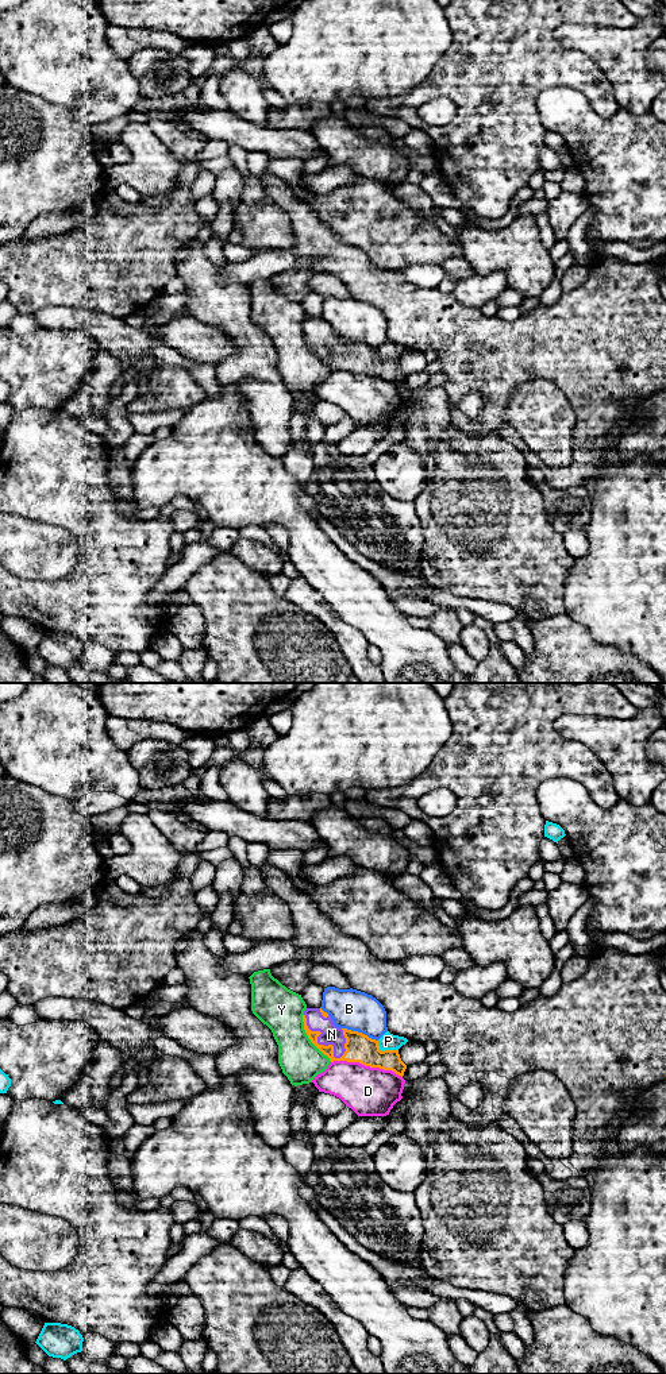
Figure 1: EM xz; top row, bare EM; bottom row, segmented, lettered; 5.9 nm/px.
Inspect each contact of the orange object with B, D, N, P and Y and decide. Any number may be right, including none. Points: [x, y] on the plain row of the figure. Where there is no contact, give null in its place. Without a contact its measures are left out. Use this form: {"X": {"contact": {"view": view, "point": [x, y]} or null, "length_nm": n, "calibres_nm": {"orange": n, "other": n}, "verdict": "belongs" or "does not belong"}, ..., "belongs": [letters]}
{"B": {"contact": {"view": "xz", "point": [360, 342]}, "length_nm": 240, "calibres_nm": {"orange": 170, "other": 240}, "verdict": "does not belong"}, "D": {"contact": {"view": "xz", "point": [366, 374]}, "length_nm": 440, "calibres_nm": {"orange": 170, "other": 280}, "verdict": "does not belong"}, "N": {"contact": {"view": "xz", "point": [316, 348]}, "length_nm": 340, "calibres_nm": {"orange": 150, "other": 120}, "verdict": "belongs"}, "P": {"contact": {"view": "xz", "point": [385, 359]}, "length_nm": 140, "calibres_nm": {"orange": 170, "other": 100}, "verdict": "does not belong"}, "Y": {"contact": {"view": "xz", "point": [308, 346]}, "length_nm": 340, "calibres_nm": {"orange": 70, "other": 260}, "verdict": "does not belong"}, "belongs": ["N"]}

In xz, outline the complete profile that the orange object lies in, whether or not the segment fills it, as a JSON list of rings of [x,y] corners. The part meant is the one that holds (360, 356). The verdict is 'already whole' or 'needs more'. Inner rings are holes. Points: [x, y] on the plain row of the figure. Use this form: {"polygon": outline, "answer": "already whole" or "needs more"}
{"polygon": [[[307,317],[303,324],[304,339],[311,351],[334,370],[359,371],[365,375],[392,379],[404,385],[407,374],[397,359],[380,359],[378,350],[367,344],[339,337],[322,317]]], "answer": "needs more"}

